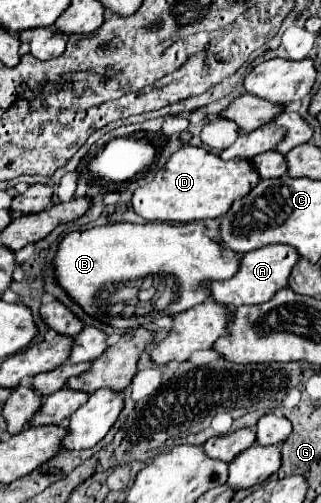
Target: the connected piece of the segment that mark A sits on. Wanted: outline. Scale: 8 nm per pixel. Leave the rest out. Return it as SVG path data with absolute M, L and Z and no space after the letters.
M269 245L269 247L261 247L257 251L249 251L249 253L241 255L239 271L231 279L211 283L211 299L215 303L225 305L227 309L247 305L247 303L249 305L265 303L275 295L275 291L279 291L287 285L291 269L297 261L299 261L297 251L287 245Z

